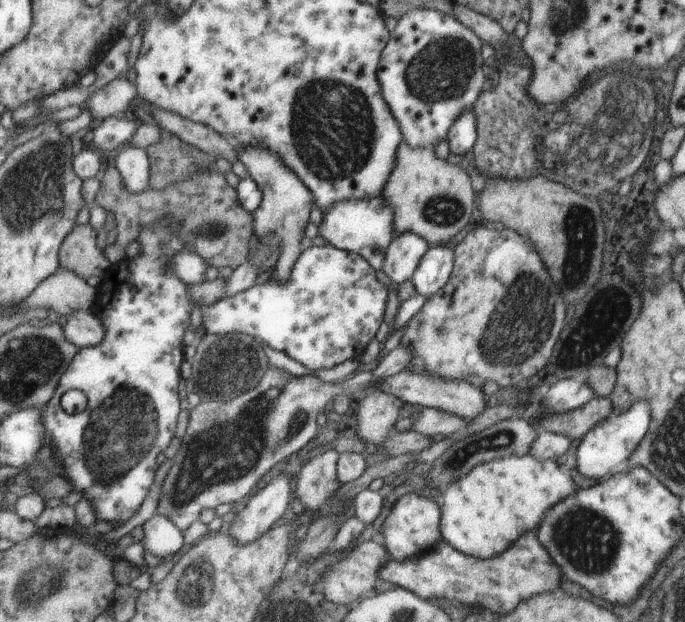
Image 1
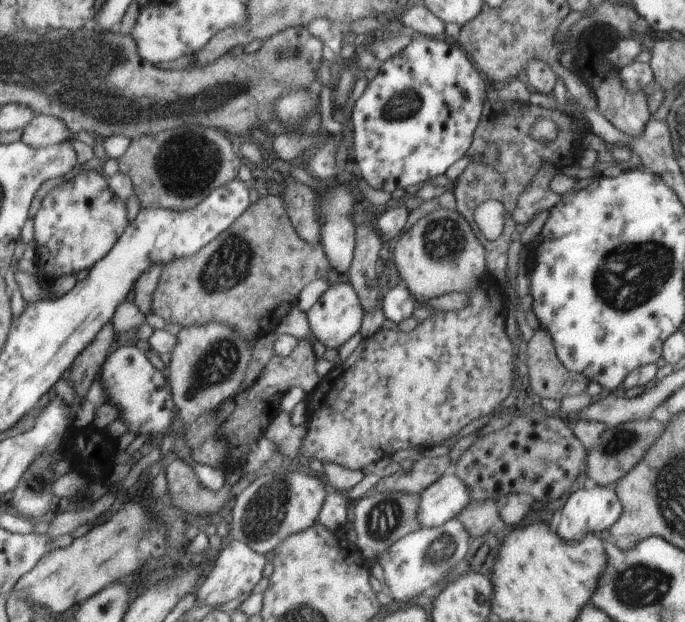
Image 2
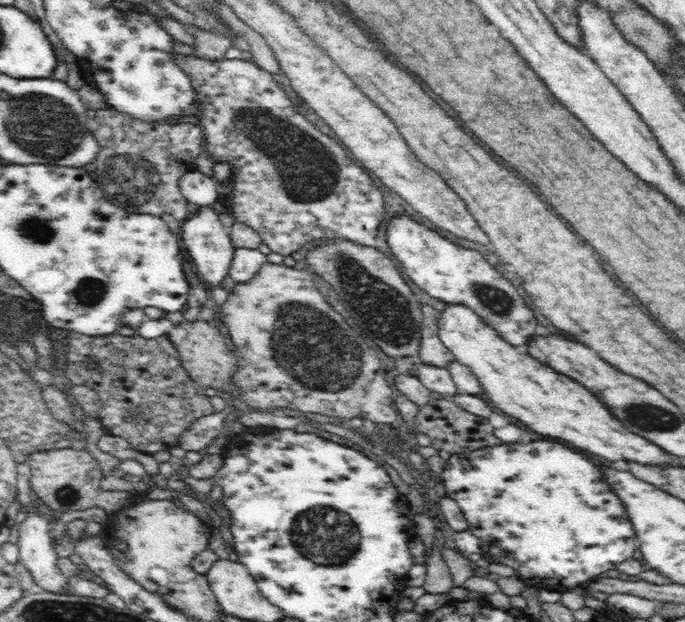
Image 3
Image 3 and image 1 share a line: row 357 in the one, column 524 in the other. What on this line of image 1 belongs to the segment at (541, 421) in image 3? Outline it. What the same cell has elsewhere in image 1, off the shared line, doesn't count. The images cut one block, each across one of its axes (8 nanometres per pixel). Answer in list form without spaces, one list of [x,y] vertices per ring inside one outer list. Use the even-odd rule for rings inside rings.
[[[513,454],[503,460],[491,460],[483,462],[479,466],[473,466],[463,478],[451,482],[445,492],[439,496],[439,510],[441,510],[441,538],[451,544],[455,550],[473,556],[473,558],[493,558],[495,554],[501,554],[503,548],[507,548],[509,542],[513,542],[521,532],[531,530],[537,526],[543,512],[555,504],[557,500],[563,500],[571,496],[571,478],[565,476],[555,462],[551,460],[539,460],[533,454]]]

